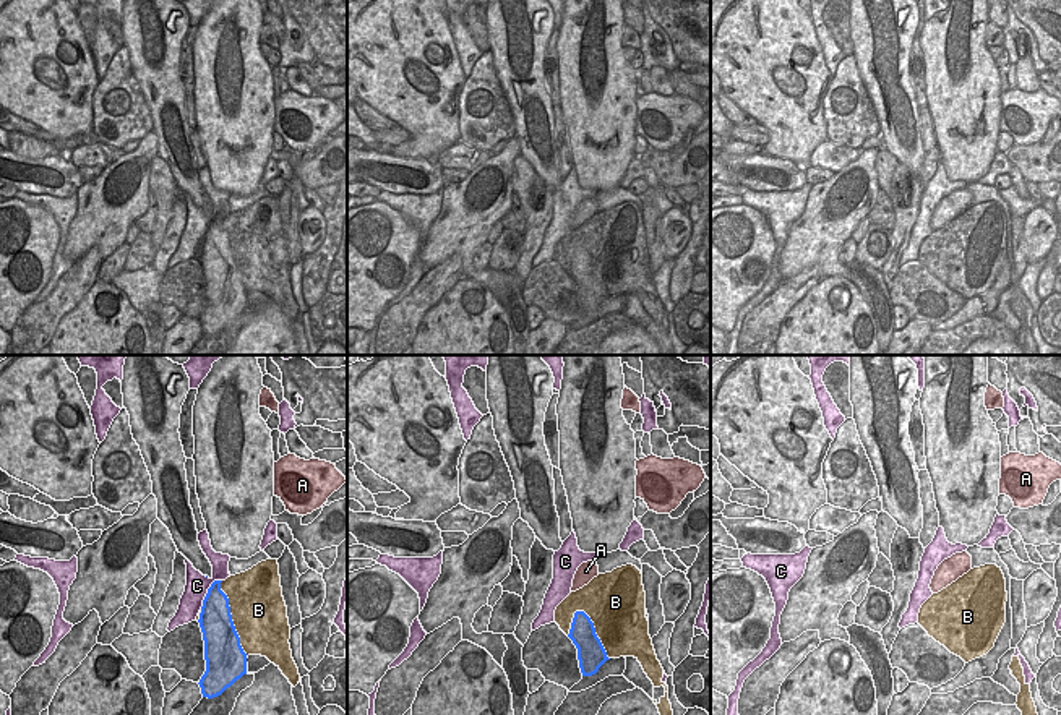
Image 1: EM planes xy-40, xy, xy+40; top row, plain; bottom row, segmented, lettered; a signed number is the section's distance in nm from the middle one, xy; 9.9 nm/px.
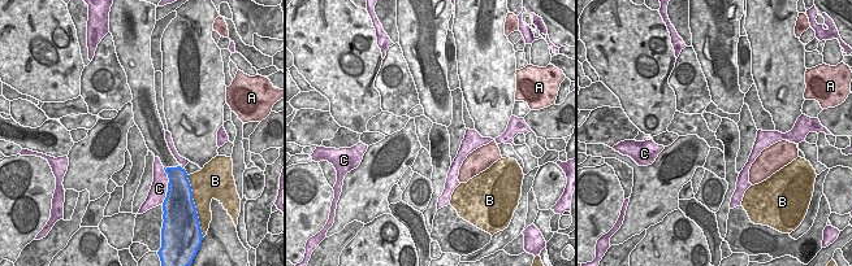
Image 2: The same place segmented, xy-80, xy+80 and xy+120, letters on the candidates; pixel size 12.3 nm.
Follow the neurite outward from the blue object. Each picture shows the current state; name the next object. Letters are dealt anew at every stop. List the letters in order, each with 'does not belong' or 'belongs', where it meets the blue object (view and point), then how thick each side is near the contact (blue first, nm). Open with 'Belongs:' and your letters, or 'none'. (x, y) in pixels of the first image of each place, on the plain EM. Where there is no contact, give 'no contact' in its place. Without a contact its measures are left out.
Belongs: none
A: does not belong; no contact
B: does not belong; contact xy (594, 269); calibres 280 and 460 nm
C: does not belong; contact xy-40 (208, 229); calibres 300 and 220 nm

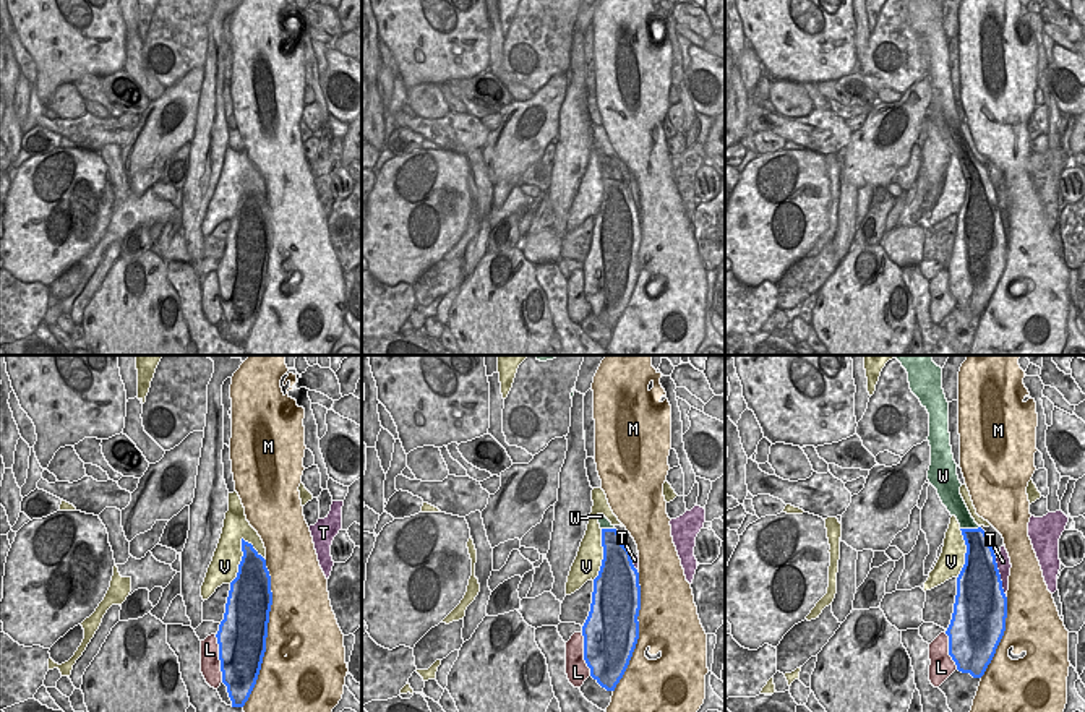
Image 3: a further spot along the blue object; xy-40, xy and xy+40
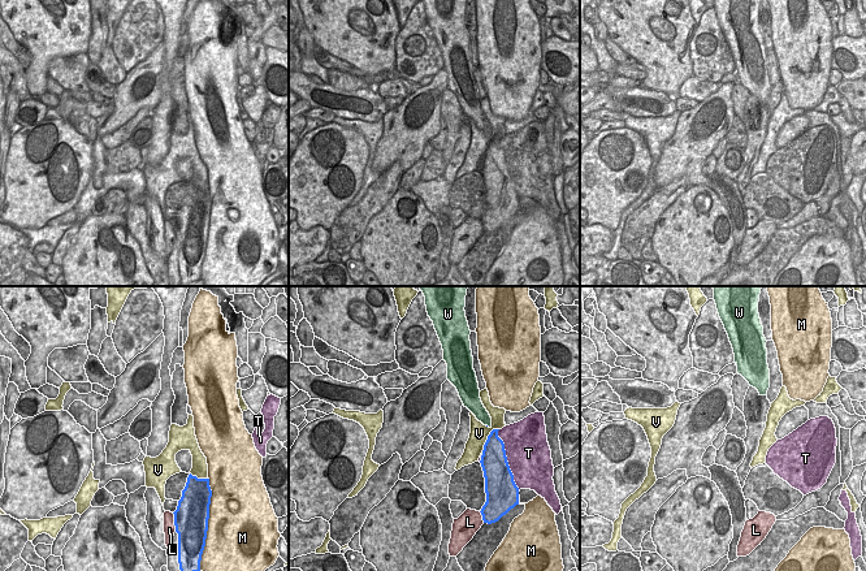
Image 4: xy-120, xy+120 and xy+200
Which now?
Belongs: W
L: does not belong; contact xy-40 (219, 295); calibres 440 and 190 nm
M: does not belong; contact xy-40 (266, 270); calibres 480 and 480 nm
T: does not belong; contact xy+40 (999, 214); calibres 460 and 130 nm
V: does not belong; contact xy-40 (242, 197); calibres 340 and 280 nm
W: belongs; contact xy+40 (969, 166); calibres 260 and 170 nm

